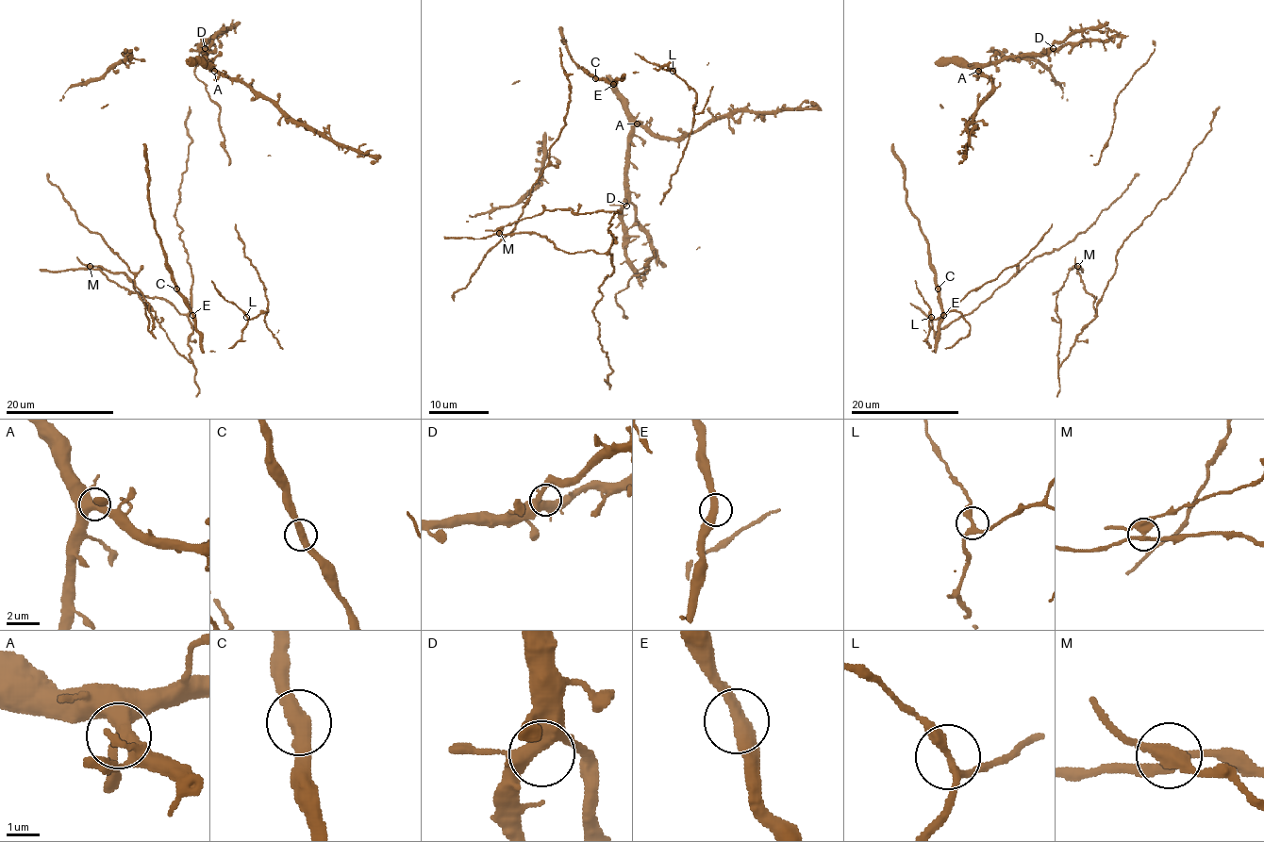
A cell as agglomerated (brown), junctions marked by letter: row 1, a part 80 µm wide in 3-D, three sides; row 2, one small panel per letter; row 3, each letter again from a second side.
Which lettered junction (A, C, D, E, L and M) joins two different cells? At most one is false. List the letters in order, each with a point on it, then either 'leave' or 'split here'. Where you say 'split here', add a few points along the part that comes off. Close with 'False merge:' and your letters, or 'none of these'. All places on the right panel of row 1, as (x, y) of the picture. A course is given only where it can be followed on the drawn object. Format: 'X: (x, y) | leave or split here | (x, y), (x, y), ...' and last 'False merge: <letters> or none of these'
A: (978, 71) | leave
C: (938, 288) | leave
D: (1053, 48) | leave
E: (943, 315) | leave
L: (931, 317) | leave
M: (1077, 266) | leave
False merge: none of these

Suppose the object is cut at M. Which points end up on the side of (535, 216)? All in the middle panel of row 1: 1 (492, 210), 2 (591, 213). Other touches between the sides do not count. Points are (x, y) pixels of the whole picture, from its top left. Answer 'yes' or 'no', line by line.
1: no
2: no

